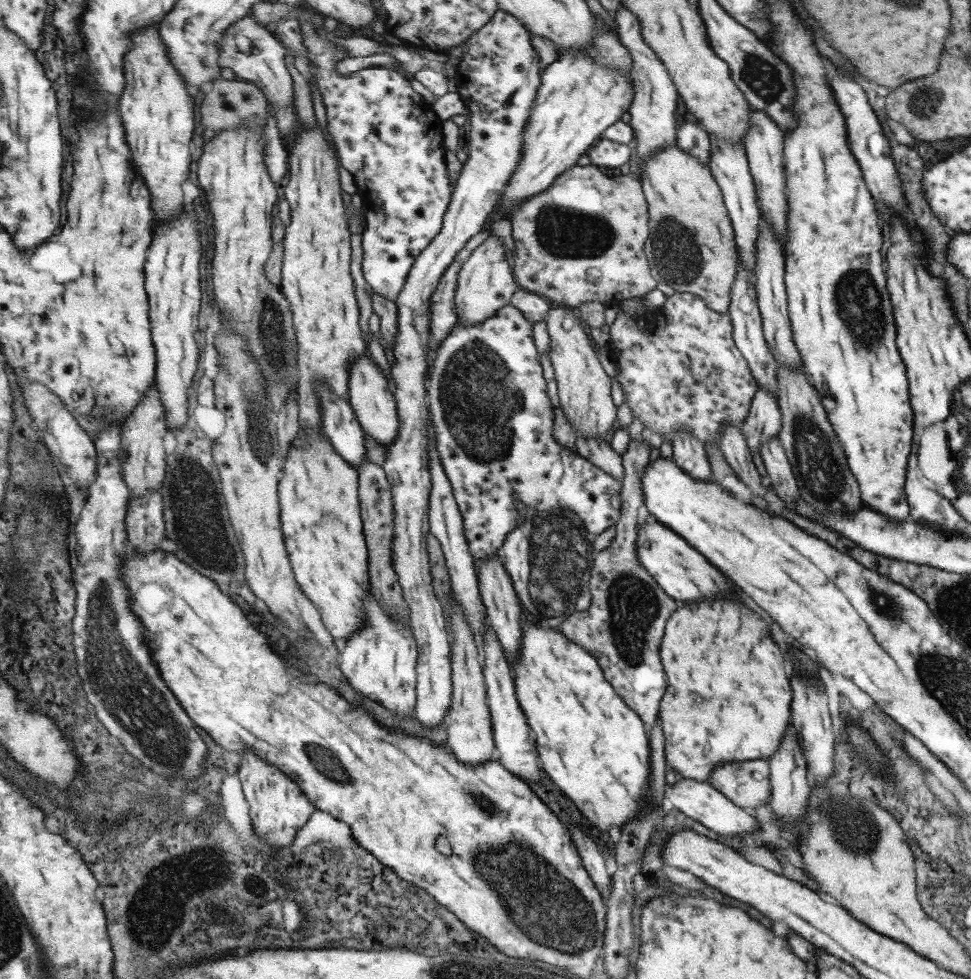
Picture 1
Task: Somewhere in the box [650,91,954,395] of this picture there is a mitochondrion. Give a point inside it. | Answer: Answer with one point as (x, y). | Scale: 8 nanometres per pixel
(856, 301)

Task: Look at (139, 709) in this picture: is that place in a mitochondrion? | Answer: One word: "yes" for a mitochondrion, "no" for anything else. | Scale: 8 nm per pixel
yes

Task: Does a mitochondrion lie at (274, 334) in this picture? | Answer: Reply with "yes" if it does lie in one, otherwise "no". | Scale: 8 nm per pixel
yes

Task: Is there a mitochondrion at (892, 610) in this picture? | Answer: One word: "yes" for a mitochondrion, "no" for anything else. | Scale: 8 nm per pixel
yes

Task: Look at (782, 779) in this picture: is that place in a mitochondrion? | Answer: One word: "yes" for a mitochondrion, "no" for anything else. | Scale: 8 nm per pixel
no

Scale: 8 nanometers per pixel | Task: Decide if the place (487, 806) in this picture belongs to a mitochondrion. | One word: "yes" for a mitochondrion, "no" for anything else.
yes

